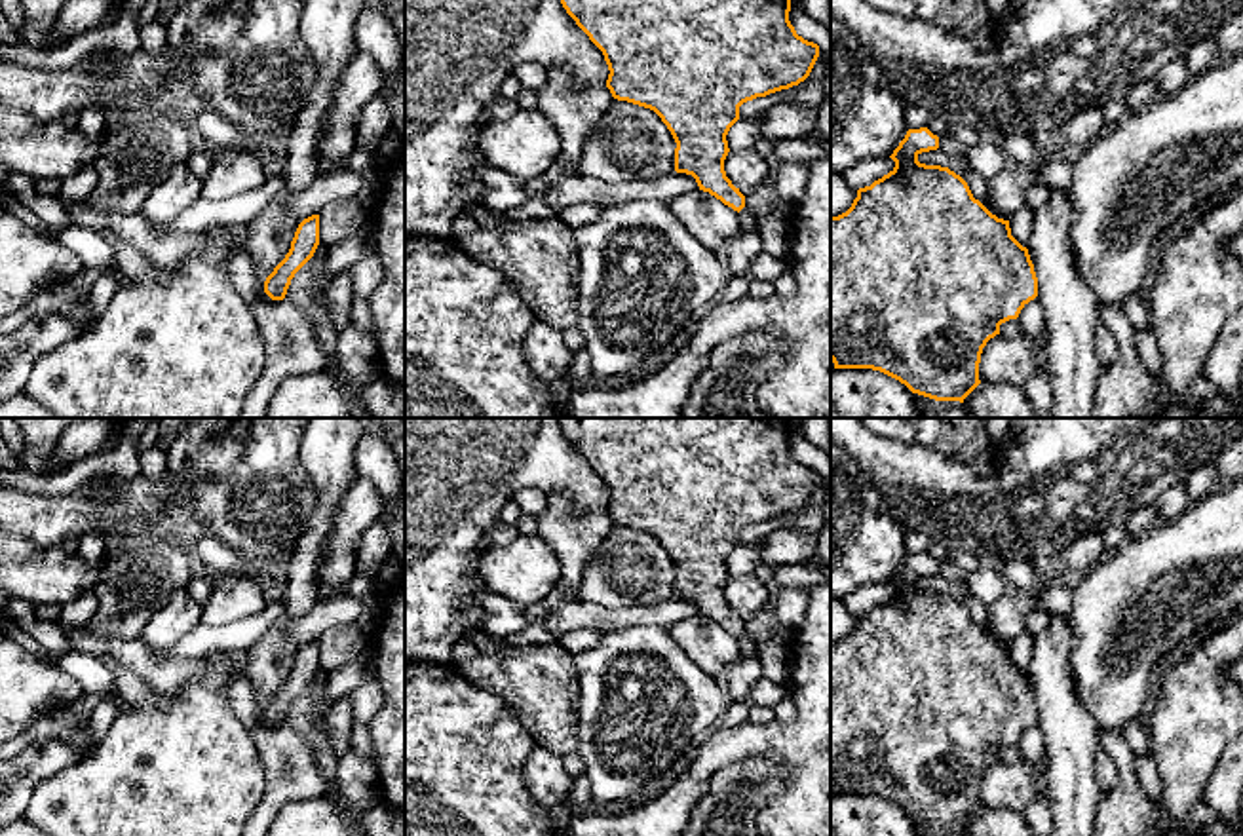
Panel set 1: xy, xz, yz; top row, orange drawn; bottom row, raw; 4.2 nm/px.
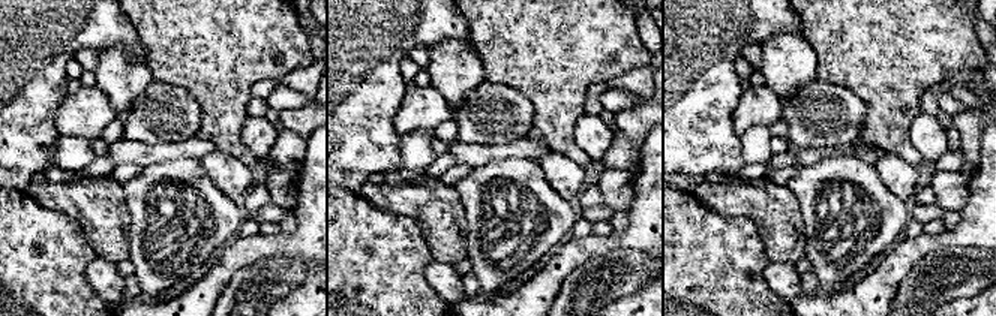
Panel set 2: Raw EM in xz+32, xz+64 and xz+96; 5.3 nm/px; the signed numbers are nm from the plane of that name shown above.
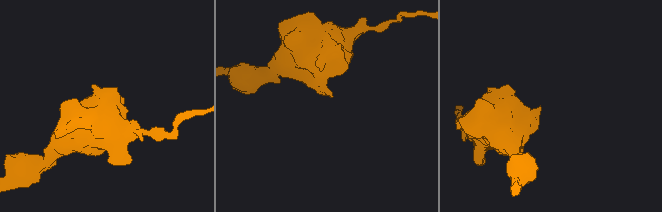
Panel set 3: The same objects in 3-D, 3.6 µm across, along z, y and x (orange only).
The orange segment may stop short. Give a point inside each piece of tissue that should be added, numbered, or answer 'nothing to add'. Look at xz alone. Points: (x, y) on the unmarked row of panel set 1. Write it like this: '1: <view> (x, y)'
nothing to add

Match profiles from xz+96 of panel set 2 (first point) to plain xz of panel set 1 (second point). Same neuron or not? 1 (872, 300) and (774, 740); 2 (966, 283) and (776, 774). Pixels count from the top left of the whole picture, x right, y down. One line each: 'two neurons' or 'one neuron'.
1: one neuron
2: one neuron

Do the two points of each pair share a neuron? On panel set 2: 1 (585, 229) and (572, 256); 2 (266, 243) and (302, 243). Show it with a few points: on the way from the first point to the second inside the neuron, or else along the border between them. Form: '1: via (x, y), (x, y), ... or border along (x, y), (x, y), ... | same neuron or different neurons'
1: border along (591, 232), (582, 237), (570, 237) | different neurons
2: via (275, 243), (293, 243) | same neuron

